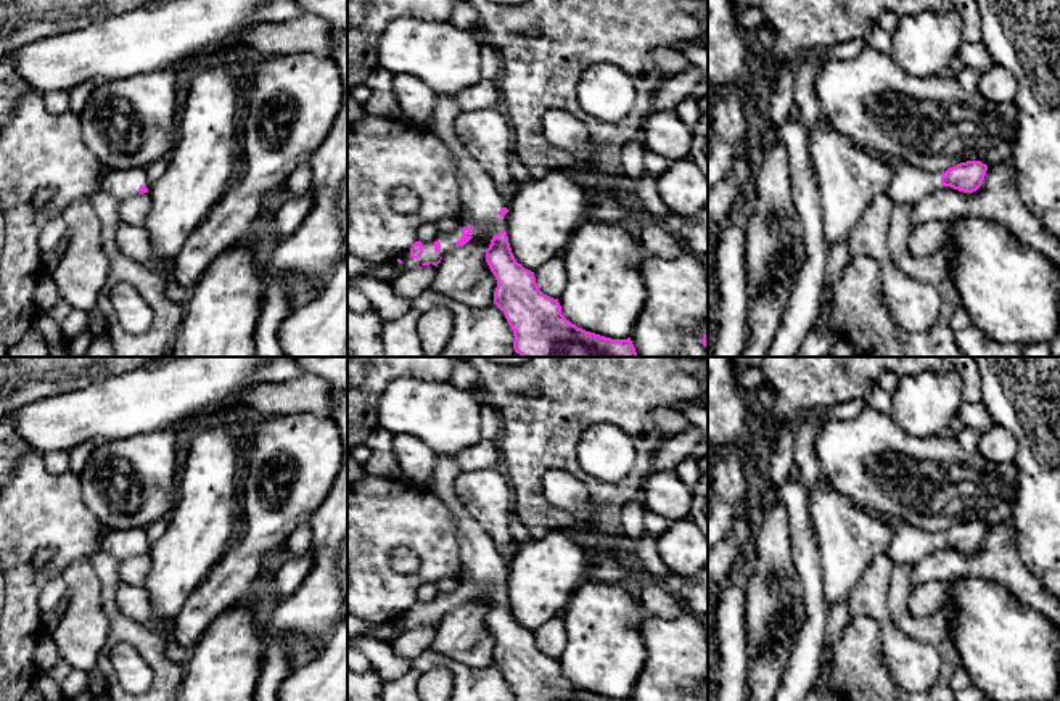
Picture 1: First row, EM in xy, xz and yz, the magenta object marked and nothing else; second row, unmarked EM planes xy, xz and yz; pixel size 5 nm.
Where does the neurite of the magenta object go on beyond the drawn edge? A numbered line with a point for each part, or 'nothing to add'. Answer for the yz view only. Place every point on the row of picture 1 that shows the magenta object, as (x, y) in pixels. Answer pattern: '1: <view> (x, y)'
1: yz (909, 184)

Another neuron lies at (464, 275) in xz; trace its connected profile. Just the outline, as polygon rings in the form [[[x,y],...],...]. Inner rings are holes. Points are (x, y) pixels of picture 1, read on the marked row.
[[[479,227],[466,244],[444,254],[429,289],[470,309],[494,305],[497,280],[486,262],[491,240],[489,230]]]

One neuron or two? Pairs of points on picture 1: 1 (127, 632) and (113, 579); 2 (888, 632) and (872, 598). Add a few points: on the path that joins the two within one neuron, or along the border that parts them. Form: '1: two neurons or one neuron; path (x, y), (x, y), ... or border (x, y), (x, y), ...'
1: one neuron; path (118, 619), (110, 605), (110, 592)
2: one neuron; path (885, 624), (875, 606)

